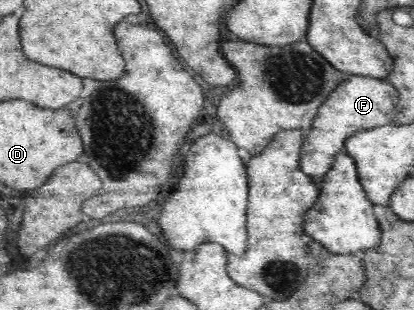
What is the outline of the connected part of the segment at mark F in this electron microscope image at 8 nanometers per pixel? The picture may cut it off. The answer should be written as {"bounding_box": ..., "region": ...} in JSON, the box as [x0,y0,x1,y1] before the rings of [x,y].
{"bounding_box":[300,75,397,186],"region":[[[352,75],[343,81],[318,108],[311,130],[306,136],[300,156],[300,169],[321,186],[325,174],[331,170],[335,157],[345,151],[346,140],[356,132],[393,123],[397,90],[377,78]]]}

